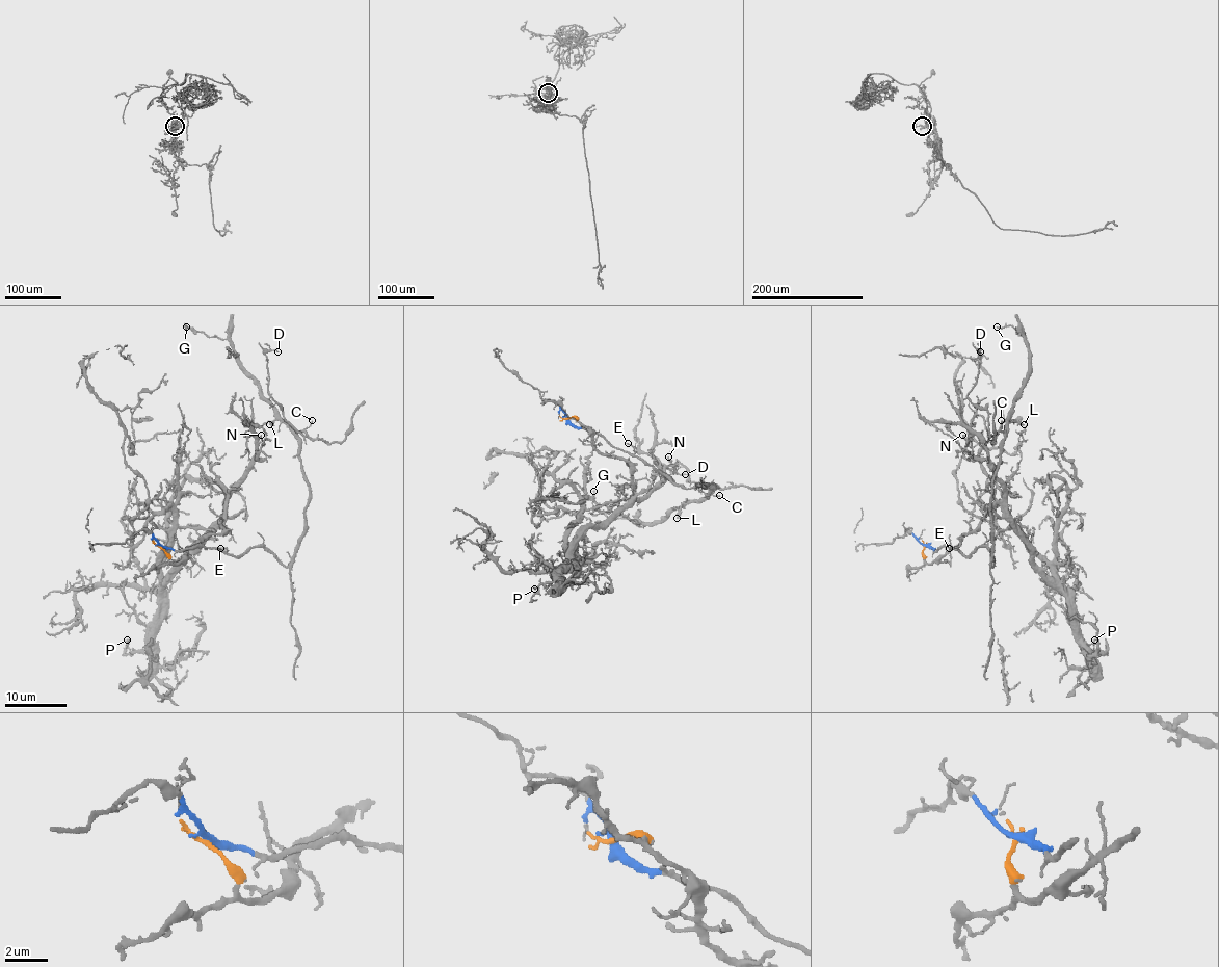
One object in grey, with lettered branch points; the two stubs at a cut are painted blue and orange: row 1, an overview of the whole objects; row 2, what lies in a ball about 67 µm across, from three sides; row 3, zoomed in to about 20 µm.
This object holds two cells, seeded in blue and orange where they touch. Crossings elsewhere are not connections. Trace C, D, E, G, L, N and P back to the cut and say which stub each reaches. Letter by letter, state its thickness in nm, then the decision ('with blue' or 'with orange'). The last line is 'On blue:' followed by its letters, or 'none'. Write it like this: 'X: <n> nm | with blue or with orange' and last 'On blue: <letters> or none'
C: 140 nm | with blue
D: 100 nm | with blue
E: 110 nm | with blue
G: 140 nm | with blue
L: 240 nm | with blue
N: 170 nm | with orange
P: 150 nm | with orange
On blue: C, D, E, G, L

